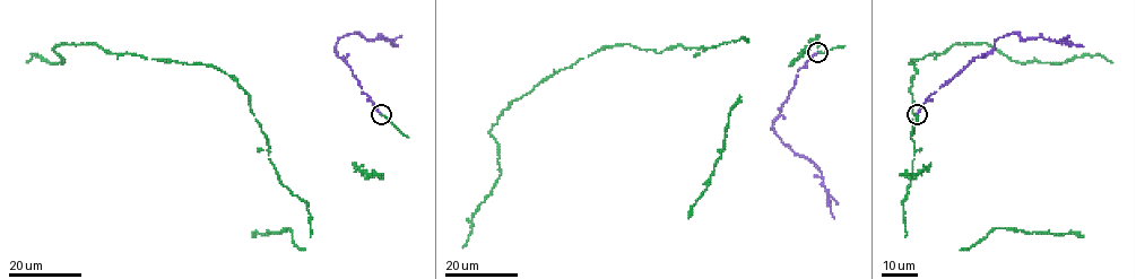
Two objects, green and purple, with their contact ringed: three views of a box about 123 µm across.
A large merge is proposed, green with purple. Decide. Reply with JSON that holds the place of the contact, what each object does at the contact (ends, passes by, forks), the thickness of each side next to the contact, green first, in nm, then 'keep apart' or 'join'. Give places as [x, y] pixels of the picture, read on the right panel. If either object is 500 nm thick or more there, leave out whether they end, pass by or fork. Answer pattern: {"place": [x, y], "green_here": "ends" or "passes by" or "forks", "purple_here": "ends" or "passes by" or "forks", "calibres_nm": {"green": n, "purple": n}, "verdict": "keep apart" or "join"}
{"place": [917, 114], "green_here": "ends", "purple_here": "ends", "calibres_nm": {"green": 240, "purple": 190}, "verdict": "join"}

